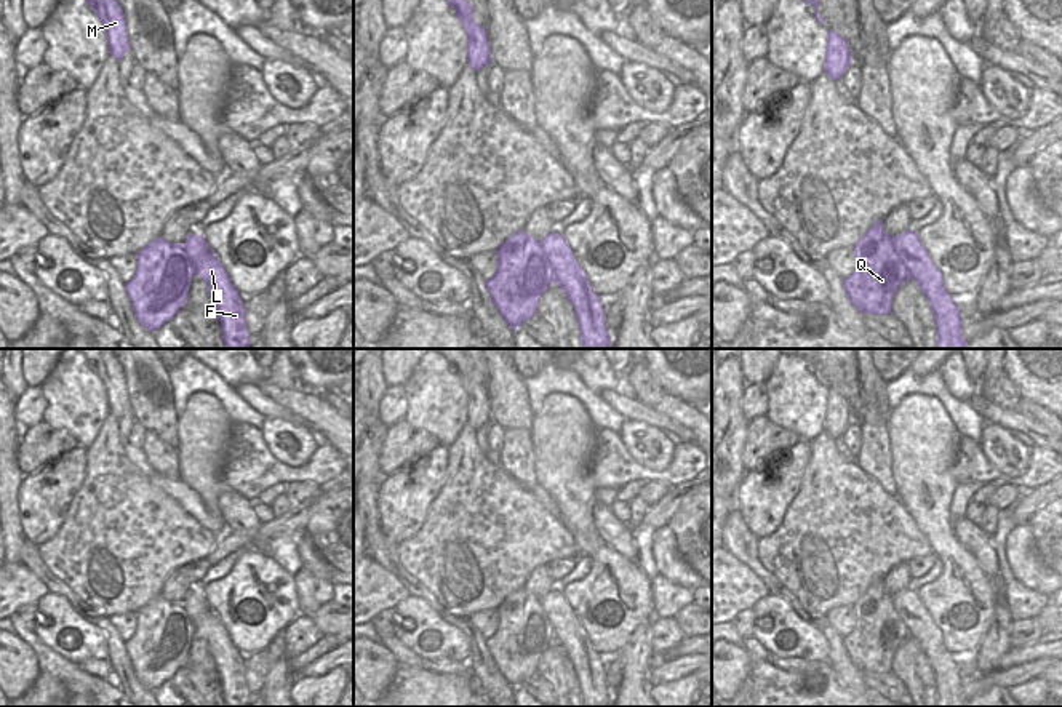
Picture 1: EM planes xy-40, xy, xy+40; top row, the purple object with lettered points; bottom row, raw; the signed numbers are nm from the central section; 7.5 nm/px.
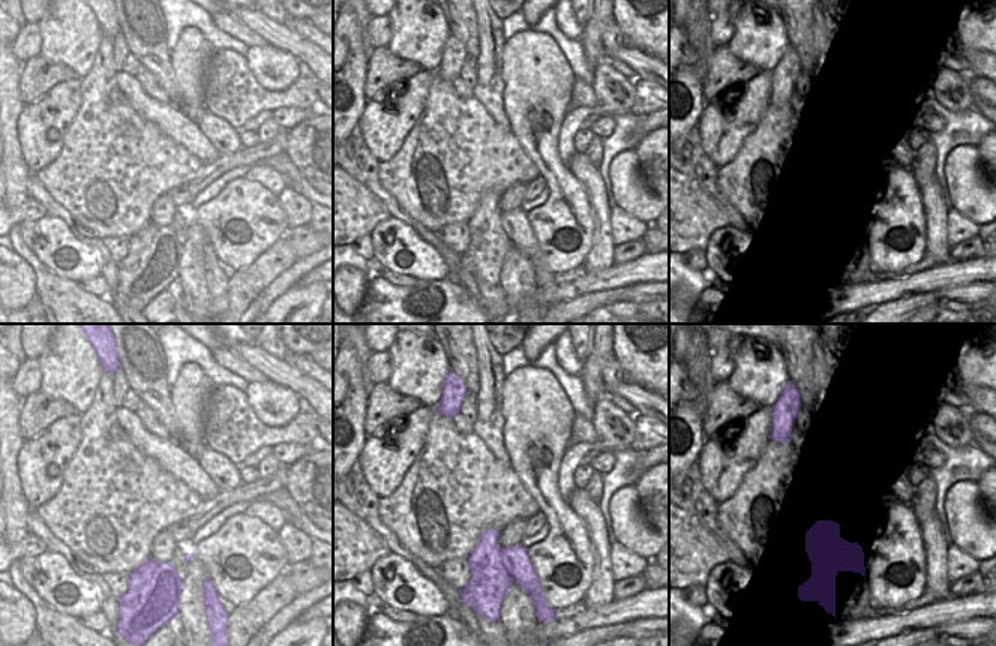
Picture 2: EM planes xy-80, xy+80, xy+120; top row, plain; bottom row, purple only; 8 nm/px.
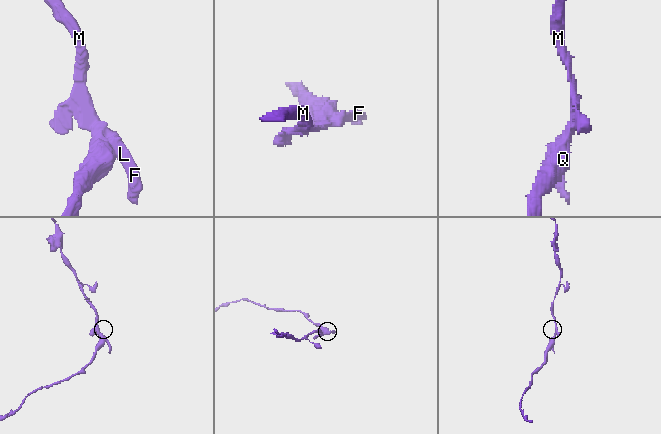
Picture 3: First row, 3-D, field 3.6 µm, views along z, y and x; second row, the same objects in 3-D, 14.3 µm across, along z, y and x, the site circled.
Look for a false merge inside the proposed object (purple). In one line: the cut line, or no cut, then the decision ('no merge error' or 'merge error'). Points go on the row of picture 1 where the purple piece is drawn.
xy+40 (891, 237), (910, 277) | merge error

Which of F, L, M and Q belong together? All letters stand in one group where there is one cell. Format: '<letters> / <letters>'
F L M / Q

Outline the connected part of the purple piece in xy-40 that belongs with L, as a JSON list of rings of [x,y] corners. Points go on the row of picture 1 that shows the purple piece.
[[[189,232],[182,246],[195,266],[195,274],[208,285],[221,322],[226,349],[248,349],[251,344],[246,326],[246,310],[243,307],[245,302],[240,299],[240,293],[235,290],[222,262],[206,243],[203,234],[192,235]]]

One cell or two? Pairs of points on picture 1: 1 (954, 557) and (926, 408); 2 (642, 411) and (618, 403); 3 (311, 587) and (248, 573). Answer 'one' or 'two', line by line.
1: one
2: one
3: two

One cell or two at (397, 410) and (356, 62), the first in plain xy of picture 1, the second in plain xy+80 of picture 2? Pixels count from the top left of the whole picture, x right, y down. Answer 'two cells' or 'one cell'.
two cells

